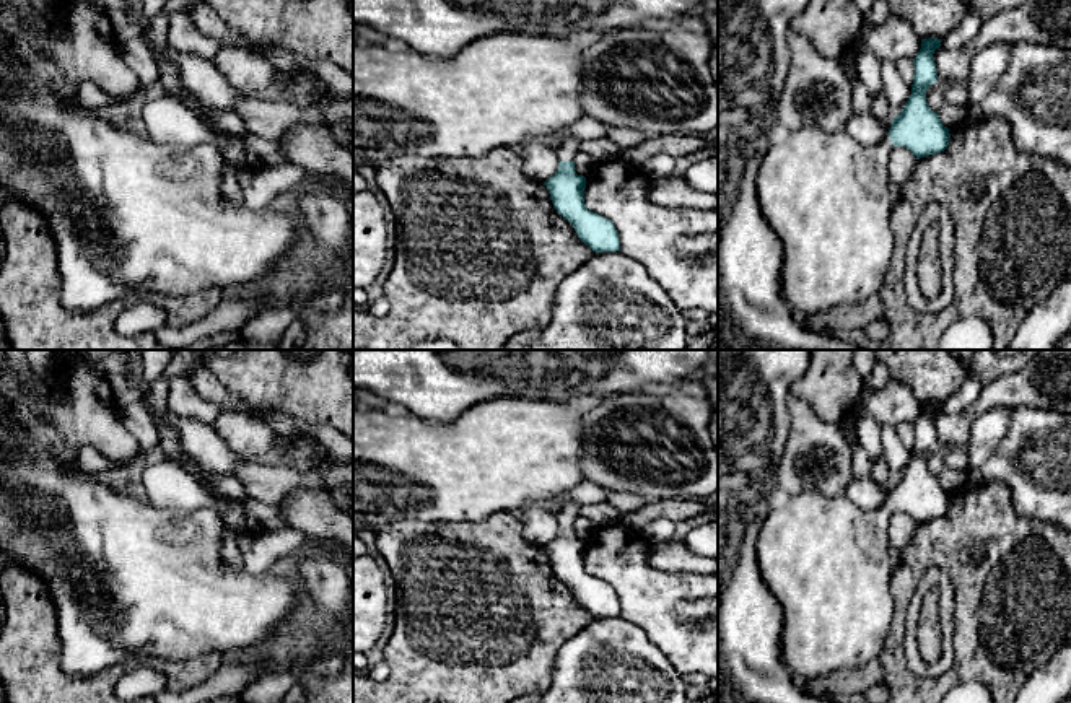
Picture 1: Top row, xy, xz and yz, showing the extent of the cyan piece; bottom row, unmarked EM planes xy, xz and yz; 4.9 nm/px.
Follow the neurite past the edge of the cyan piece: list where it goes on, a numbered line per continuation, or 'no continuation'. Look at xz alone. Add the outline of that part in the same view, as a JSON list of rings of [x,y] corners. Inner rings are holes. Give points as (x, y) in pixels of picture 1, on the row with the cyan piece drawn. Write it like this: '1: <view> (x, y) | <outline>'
1: xz (567, 150) | [[[565,135],[562,142],[558,143],[558,158],[560,161],[575,161],[579,142],[573,137]]]

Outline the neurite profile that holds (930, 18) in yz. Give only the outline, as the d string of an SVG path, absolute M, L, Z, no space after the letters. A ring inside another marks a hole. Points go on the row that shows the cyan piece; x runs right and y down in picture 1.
M885 0L890 15L907 20L920 39L942 39L967 13L964 0Z

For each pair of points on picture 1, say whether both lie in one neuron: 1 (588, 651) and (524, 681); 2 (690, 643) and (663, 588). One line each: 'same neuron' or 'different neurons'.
1: different neurons
2: same neuron

